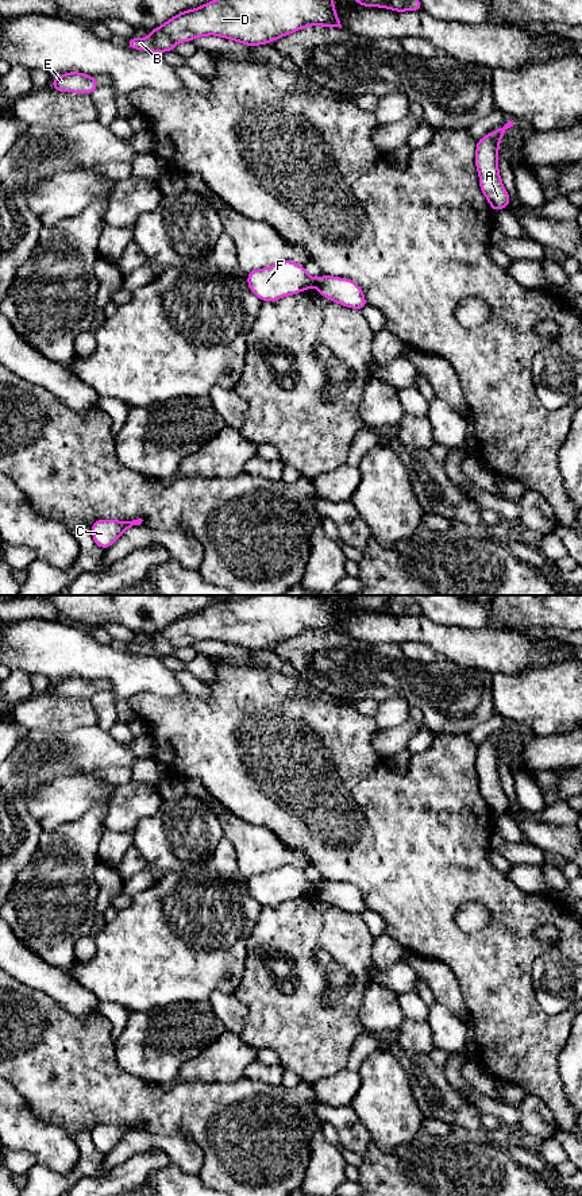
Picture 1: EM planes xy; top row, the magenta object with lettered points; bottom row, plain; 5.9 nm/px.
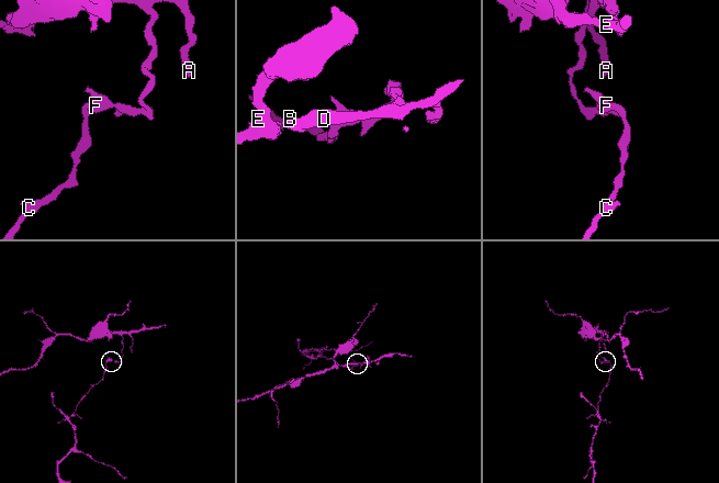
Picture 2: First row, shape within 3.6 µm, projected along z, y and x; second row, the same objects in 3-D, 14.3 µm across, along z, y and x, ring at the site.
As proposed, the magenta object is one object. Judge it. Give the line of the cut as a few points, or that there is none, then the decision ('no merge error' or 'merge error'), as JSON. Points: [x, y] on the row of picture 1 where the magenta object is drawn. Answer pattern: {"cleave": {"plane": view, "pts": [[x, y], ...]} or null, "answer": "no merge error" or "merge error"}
{"cleave": {"plane": "xy", "pts": [[313, 280], [315, 285]]}, "answer": "merge error"}

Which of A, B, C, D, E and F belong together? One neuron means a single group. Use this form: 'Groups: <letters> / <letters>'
Groups: A B D E / C F

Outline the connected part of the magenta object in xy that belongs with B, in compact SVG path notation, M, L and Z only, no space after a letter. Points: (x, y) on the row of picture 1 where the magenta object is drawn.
M212 0L196 9L180 12L161 27L154 28L144 39L130 38L126 46L159 54L162 51L173 51L180 42L190 42L205 35L217 35L251 47L267 45L308 26L342 28L332 0Z

